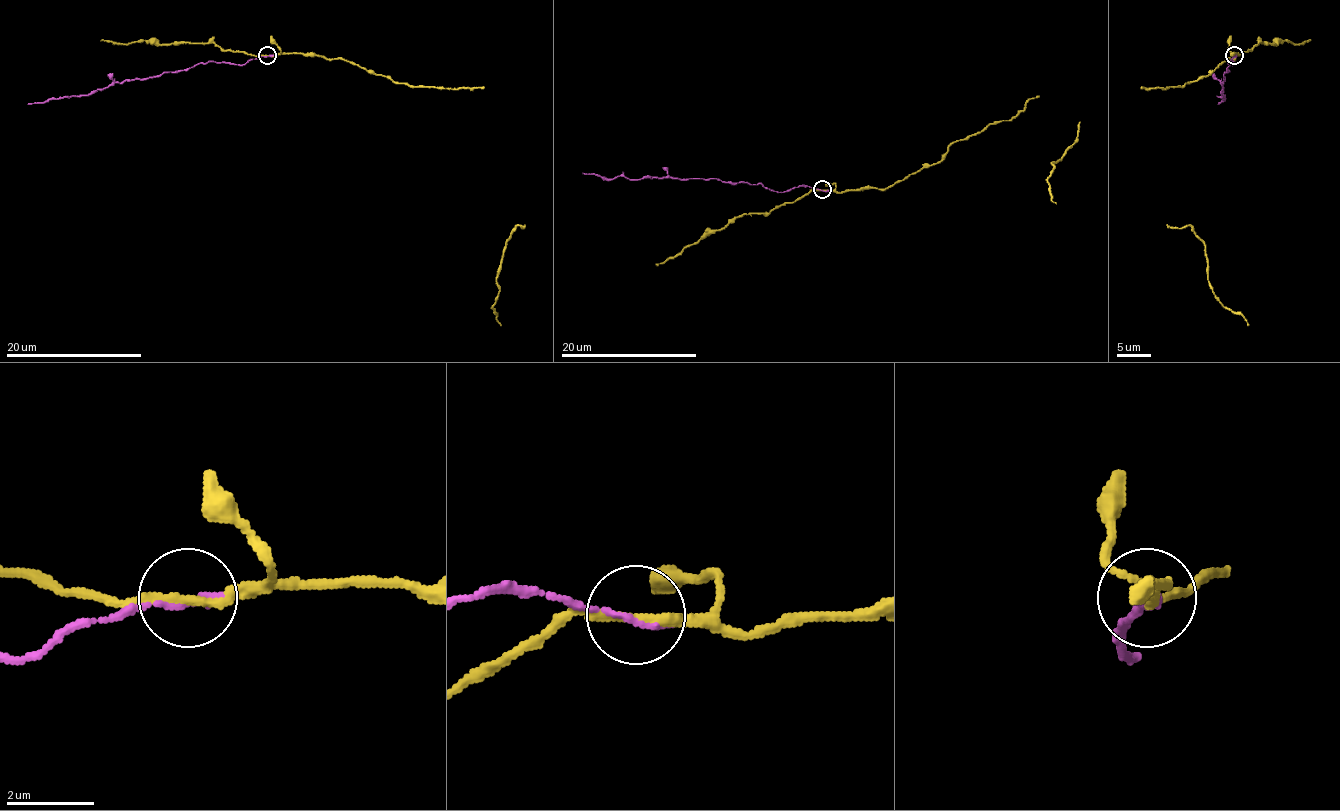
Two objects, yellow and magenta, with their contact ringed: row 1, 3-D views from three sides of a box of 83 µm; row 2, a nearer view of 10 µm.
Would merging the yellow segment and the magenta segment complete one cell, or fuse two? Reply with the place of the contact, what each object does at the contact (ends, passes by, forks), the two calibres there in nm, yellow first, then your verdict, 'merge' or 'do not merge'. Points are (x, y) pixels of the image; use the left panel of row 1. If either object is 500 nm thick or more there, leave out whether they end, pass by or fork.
at (267, 55); yellow passes by; magenta ends there; 200 nm thick on the yellow side, 190 nm on the other; do not merge

